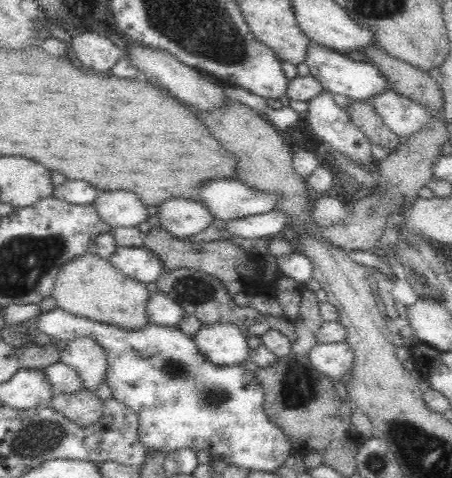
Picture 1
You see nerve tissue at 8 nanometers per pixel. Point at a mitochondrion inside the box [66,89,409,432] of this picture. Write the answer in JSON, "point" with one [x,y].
{"point":[212,397]}

